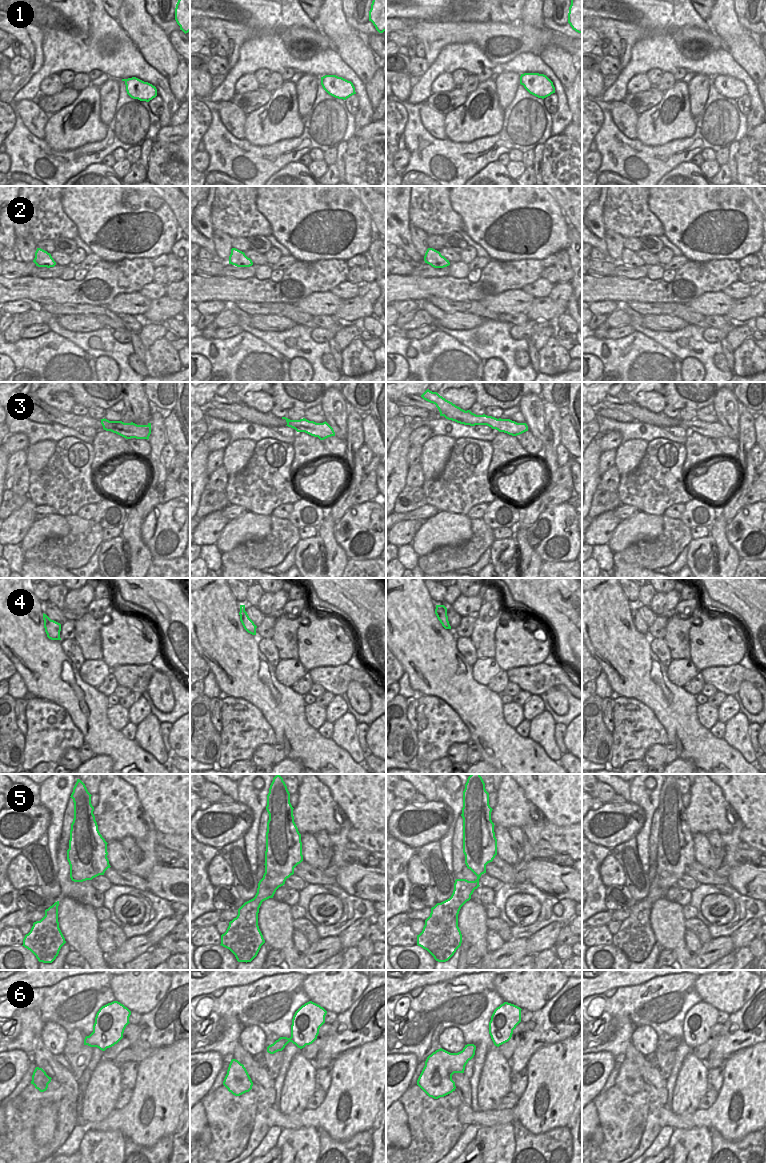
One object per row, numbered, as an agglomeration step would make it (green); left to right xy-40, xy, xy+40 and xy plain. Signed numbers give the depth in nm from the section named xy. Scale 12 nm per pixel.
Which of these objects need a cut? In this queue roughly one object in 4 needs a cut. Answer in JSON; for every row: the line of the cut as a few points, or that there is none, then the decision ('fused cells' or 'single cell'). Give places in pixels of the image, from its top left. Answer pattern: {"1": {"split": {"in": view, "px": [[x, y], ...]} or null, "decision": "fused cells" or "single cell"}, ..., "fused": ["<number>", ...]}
{"1": {"split": null, "decision": "single cell"}, "2": {"split": null, "decision": "single cell"}, "3": {"split": null, "decision": "single cell"}, "4": {"split": null, "decision": "single cell"}, "5": {"split": null, "decision": "single cell"}, "6": {"split": null, "decision": "single cell"}, "fused": []}

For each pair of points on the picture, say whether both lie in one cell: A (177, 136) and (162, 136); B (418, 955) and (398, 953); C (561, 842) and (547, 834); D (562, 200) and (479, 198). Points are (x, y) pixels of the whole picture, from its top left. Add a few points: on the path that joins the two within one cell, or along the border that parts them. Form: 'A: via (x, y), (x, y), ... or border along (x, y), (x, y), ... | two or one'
A: via (173, 136), (166, 136) | one
B: via (413, 955), (403, 954) | one
C: via (558, 839), (553, 834), (550, 834) | one
D: border along (552, 196), (568, 220) | two

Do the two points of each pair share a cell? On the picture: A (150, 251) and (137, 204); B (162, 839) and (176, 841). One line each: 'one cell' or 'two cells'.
A: one cell
B: one cell

